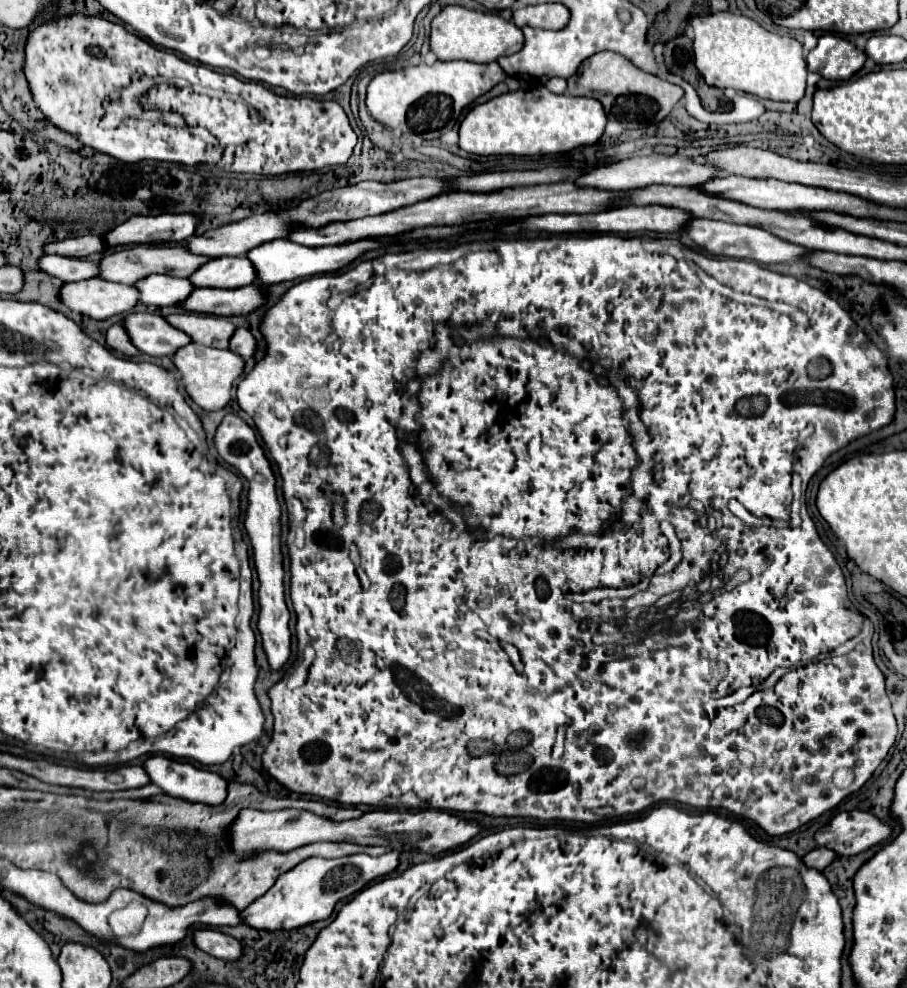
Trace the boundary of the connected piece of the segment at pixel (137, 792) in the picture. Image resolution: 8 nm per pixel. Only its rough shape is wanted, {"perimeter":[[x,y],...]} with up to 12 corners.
{"perimeter":[[155,784],[121,790],[123,798],[151,798],[161,794]]}

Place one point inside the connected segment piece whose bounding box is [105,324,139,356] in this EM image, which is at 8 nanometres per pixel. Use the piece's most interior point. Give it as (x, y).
(116, 337)

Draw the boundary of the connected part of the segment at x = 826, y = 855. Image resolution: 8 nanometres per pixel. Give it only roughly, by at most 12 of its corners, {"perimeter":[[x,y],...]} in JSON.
{"perimeter":[[813,848],[803,856],[805,866],[821,872],[835,854],[825,848]]}

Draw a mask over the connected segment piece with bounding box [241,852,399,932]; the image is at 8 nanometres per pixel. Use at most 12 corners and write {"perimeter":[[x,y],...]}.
{"perimeter":[[399,852],[309,858],[243,912],[293,930],[393,872]]}

